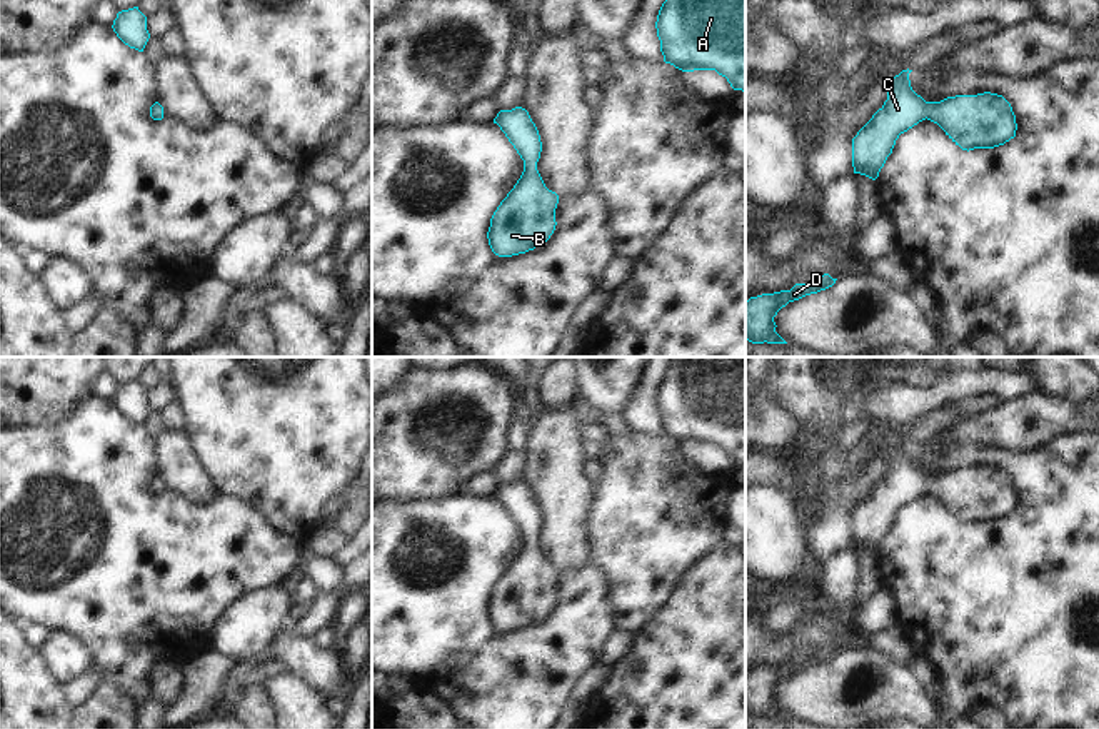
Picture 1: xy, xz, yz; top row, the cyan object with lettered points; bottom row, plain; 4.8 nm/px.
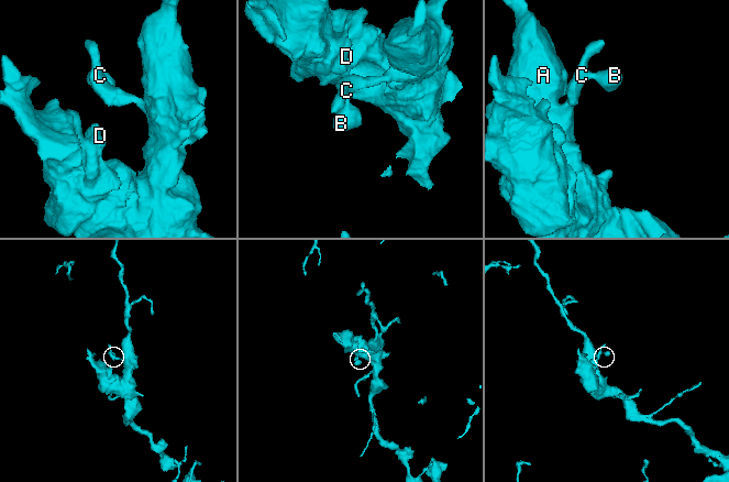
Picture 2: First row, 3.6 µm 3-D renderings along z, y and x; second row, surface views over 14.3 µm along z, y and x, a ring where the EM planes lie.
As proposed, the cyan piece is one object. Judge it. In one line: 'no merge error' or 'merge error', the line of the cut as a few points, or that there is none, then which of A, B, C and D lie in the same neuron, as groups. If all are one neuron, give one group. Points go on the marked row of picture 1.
no merge error; no cut; A B C D

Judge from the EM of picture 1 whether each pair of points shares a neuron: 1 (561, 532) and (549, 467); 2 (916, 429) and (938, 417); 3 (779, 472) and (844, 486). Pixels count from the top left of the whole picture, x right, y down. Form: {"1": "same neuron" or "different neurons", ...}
{"1": "same neuron", "2": "same neuron", "3": "different neurons"}

